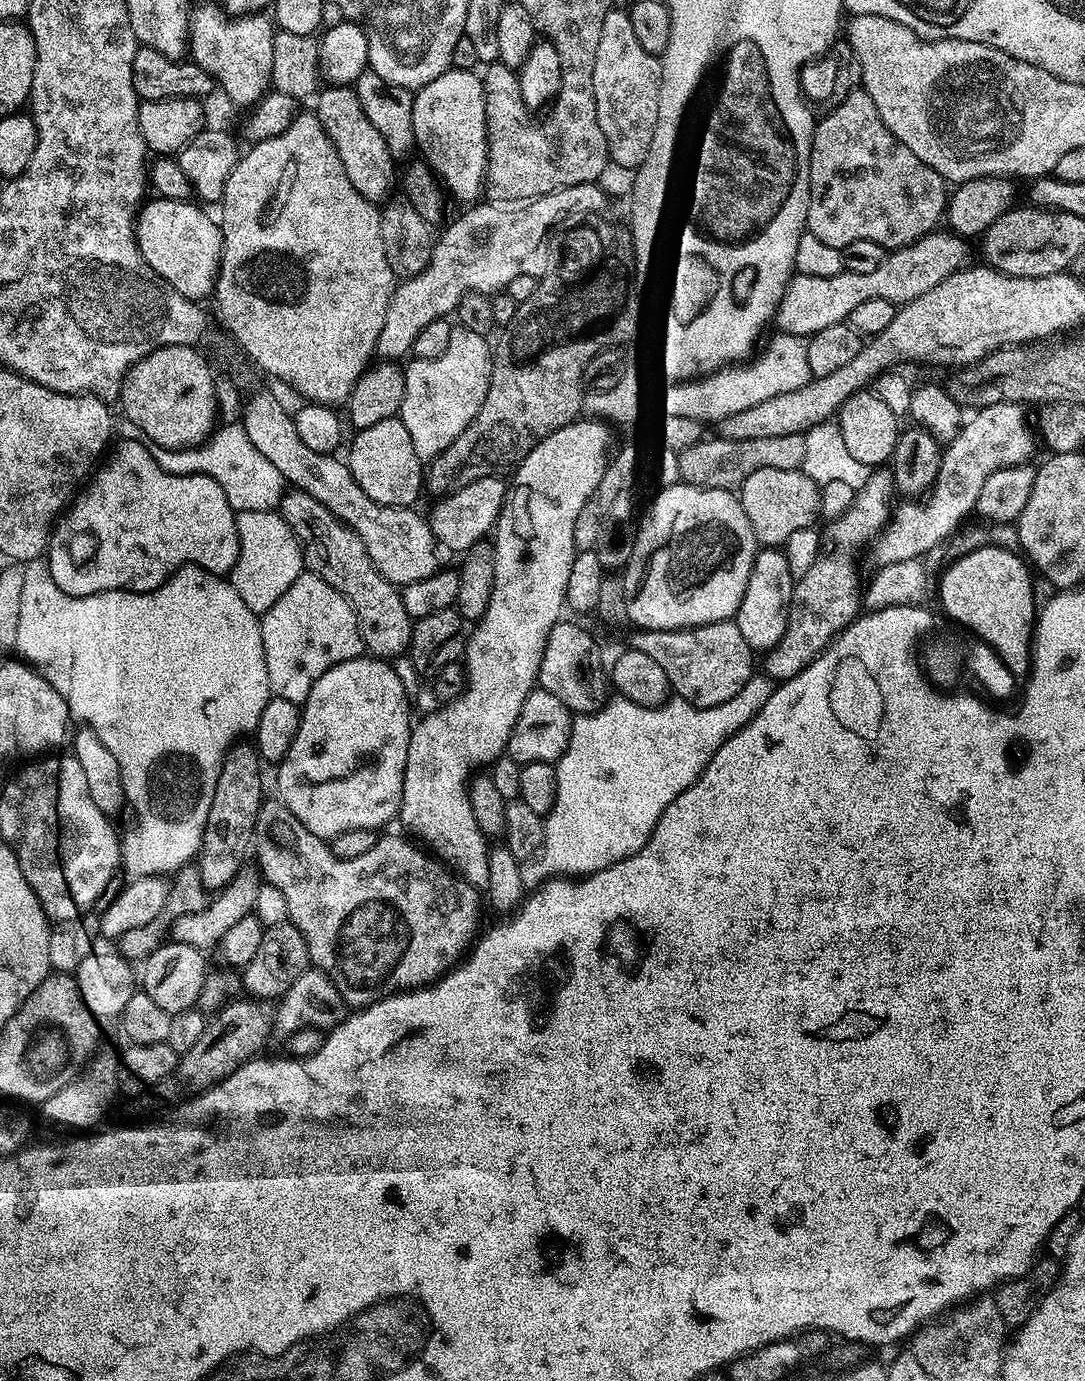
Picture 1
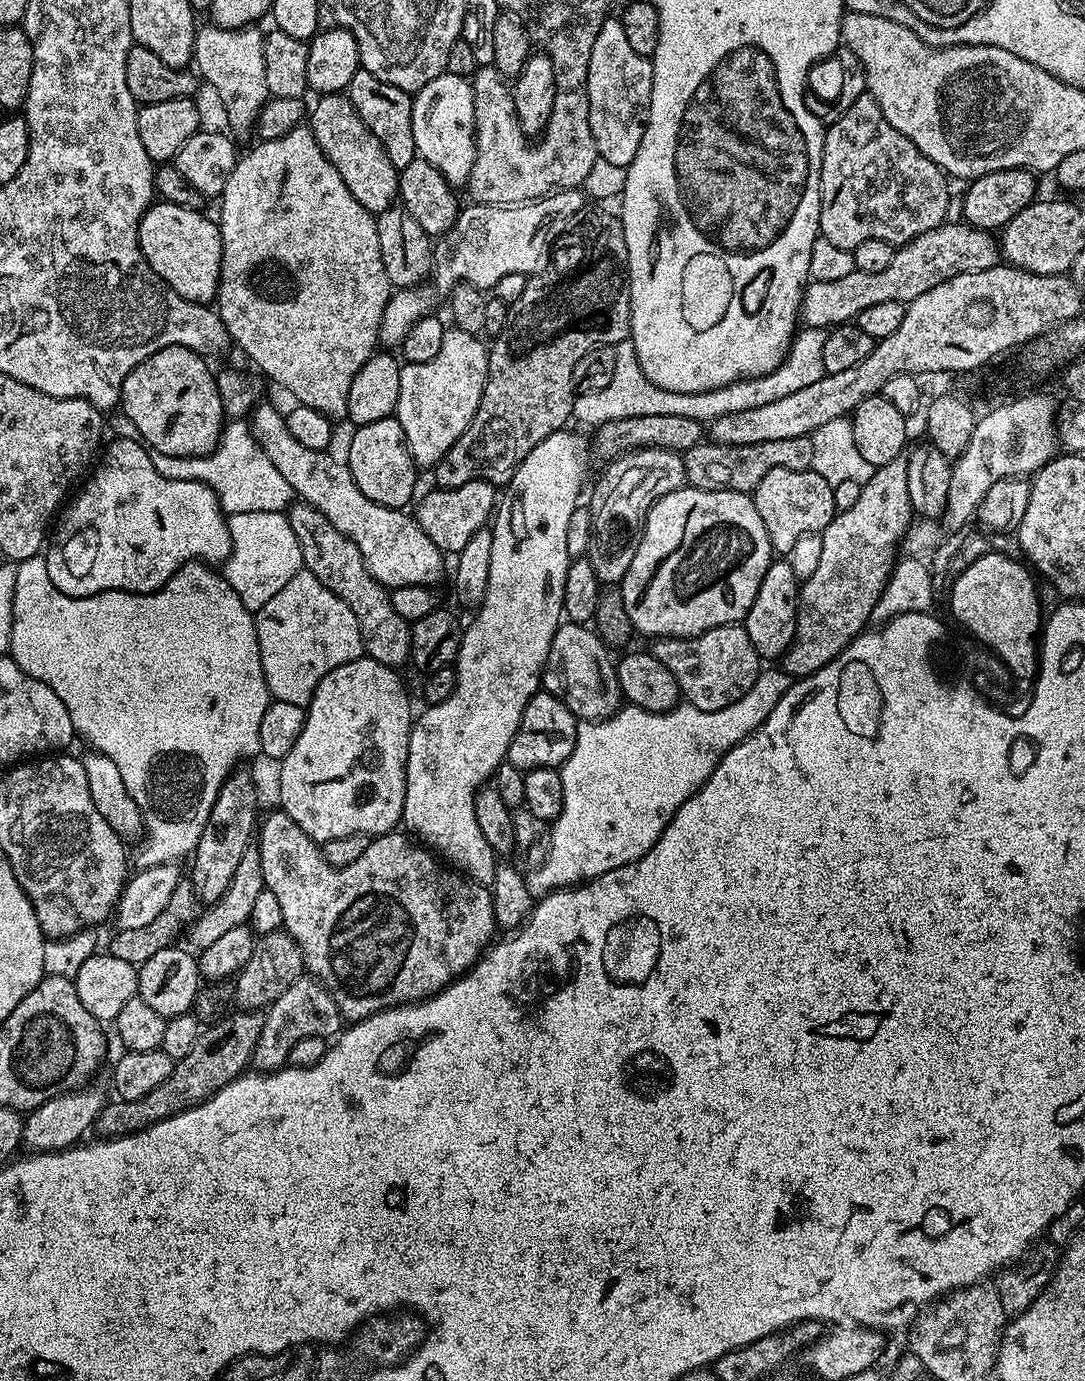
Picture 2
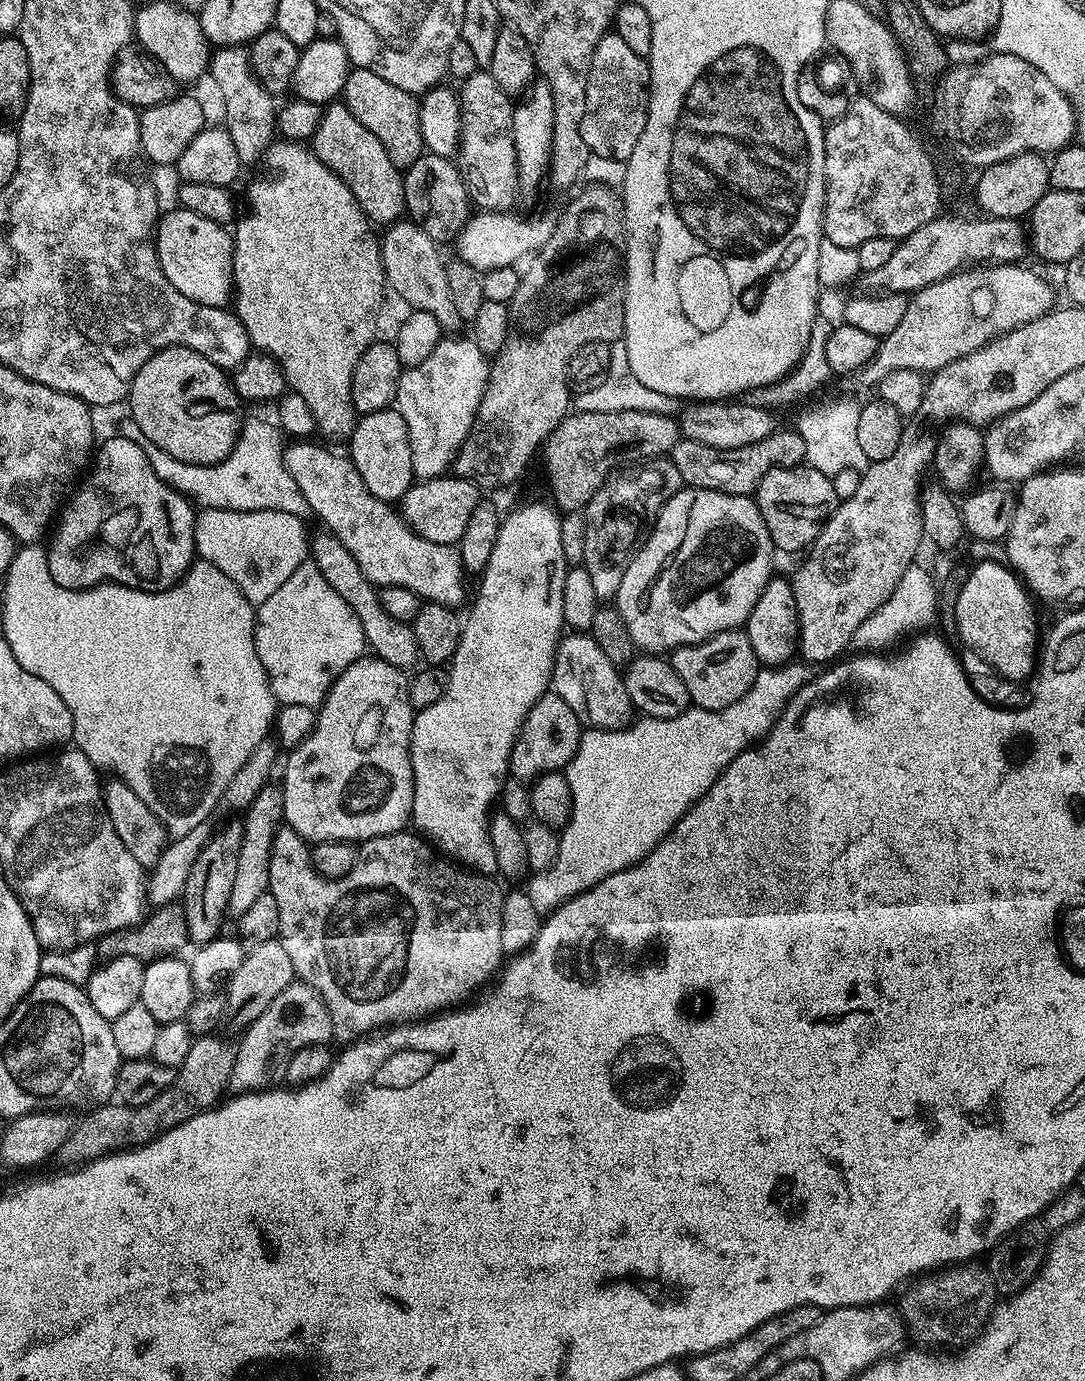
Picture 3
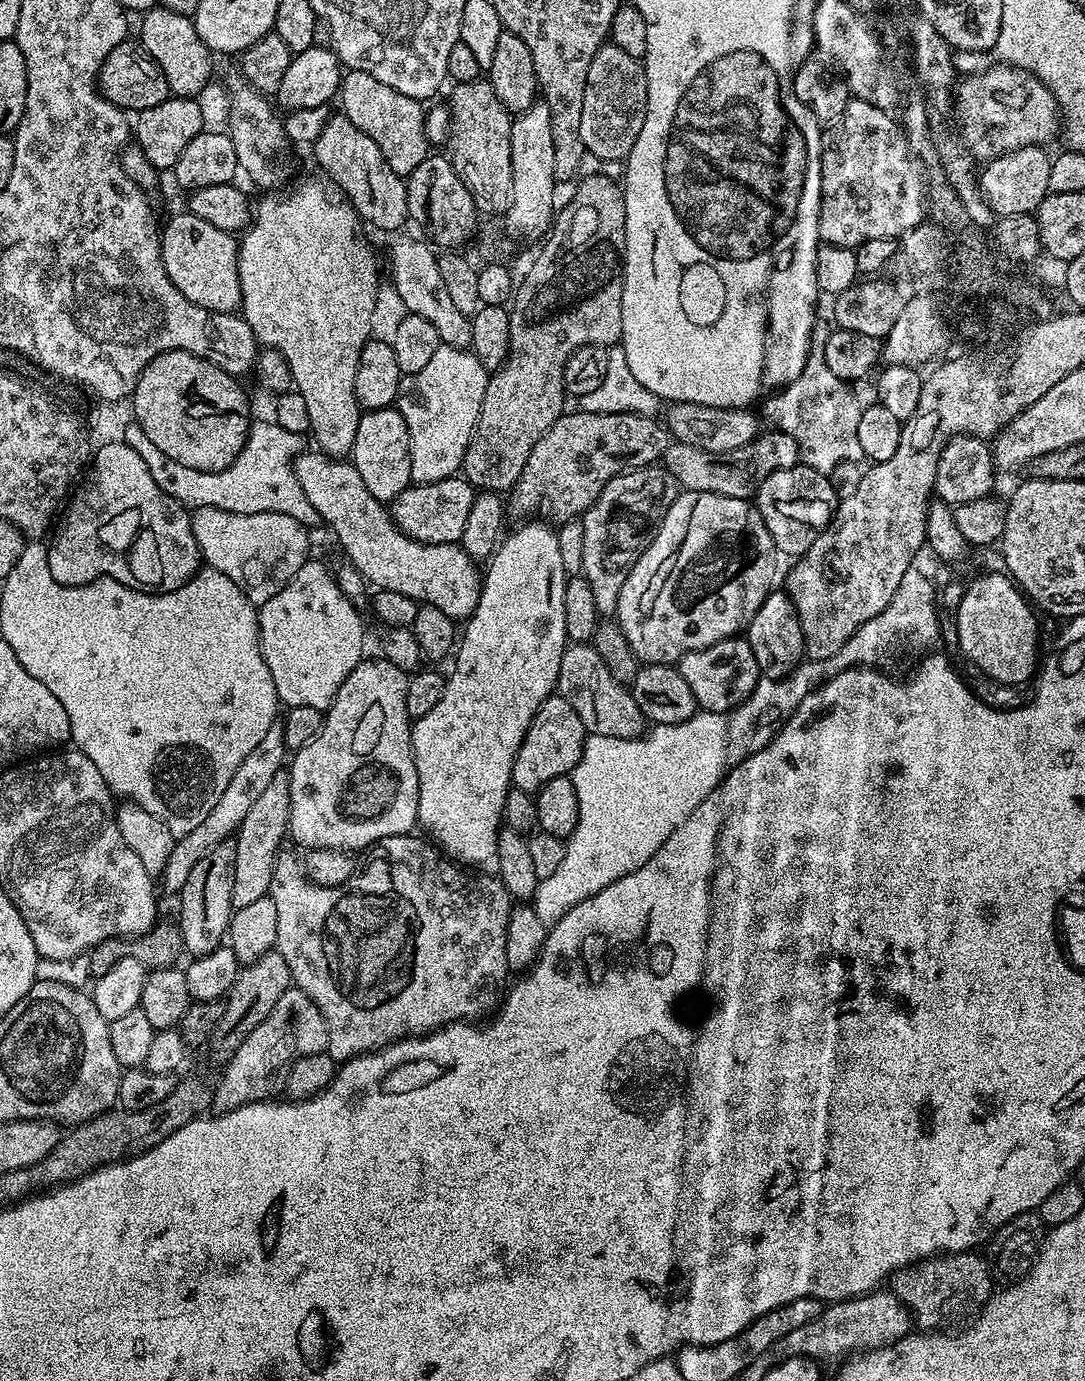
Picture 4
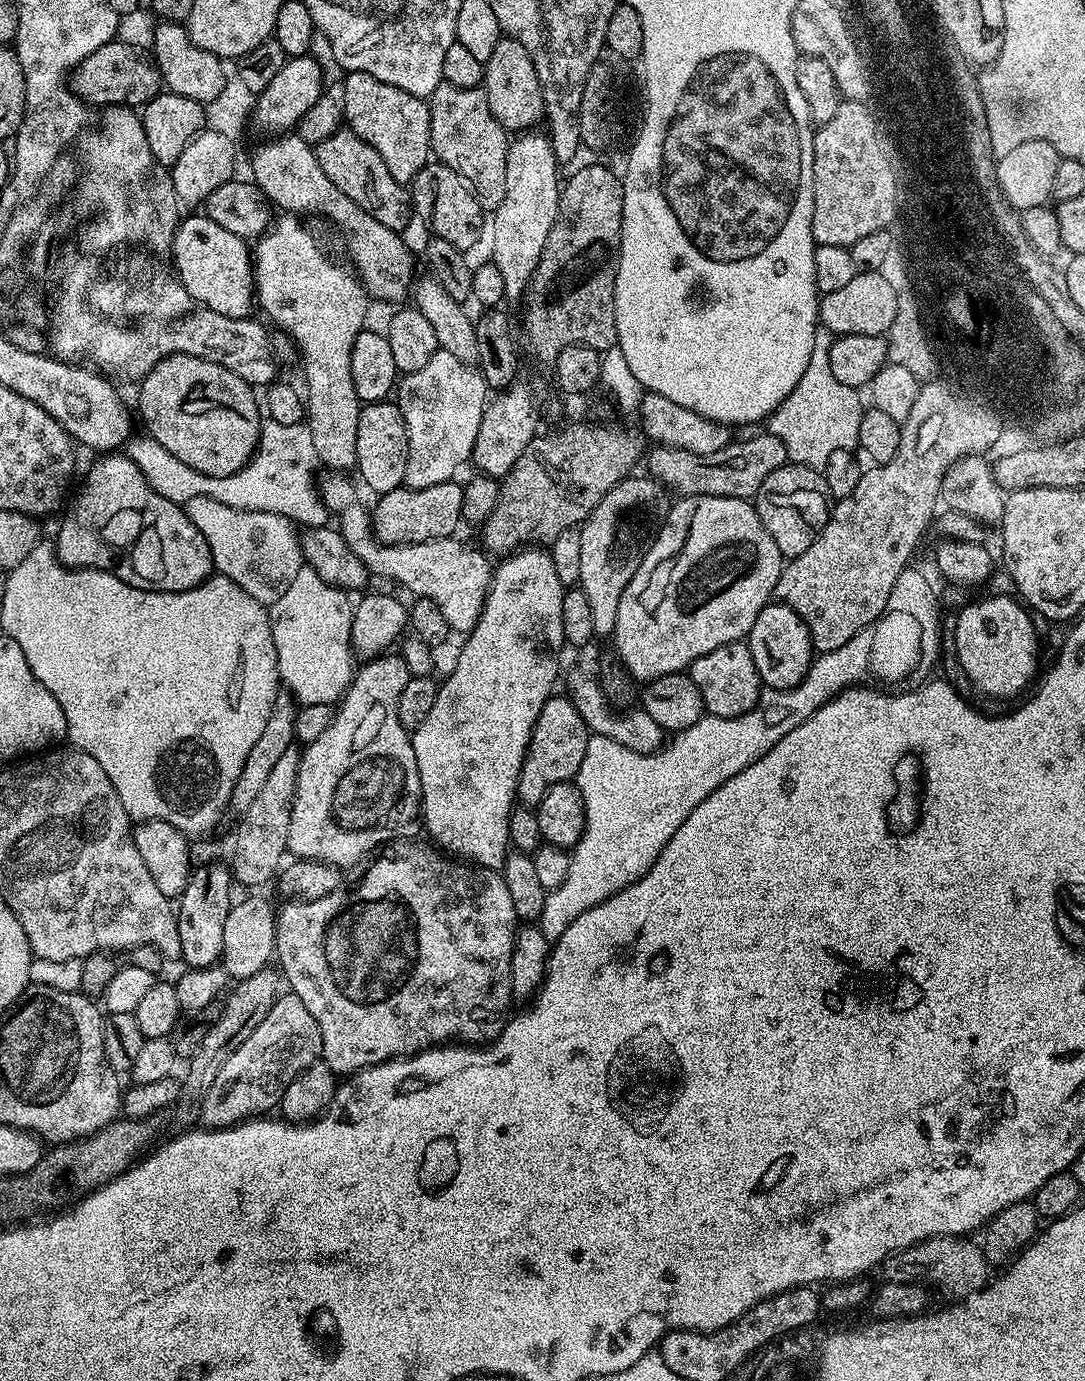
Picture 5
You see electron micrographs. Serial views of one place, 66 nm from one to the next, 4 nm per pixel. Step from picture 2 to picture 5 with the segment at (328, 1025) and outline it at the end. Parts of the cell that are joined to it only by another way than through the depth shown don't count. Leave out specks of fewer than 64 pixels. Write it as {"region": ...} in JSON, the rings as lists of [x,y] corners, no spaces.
{"region":[[[291,990],[285,991],[276,997],[274,1006],[270,1006],[270,1014],[266,1014],[266,1018],[262,1018],[258,1026],[254,1026],[250,1038],[246,1038],[246,1042],[242,1042],[242,1046],[238,1046],[238,1050],[234,1050],[230,1058],[226,1058],[226,1062],[222,1062],[222,1070],[218,1070],[210,1090],[206,1090],[204,1095],[199,1123],[208,1130],[232,1128],[235,1124],[271,1113],[268,1112],[271,1108],[272,1111],[279,1109],[282,1094],[286,1094],[286,1086],[290,1086],[298,1073],[306,1070],[306,1066],[317,1063],[323,1055],[322,1030],[318,1030],[314,1014],[306,1010],[302,998],[298,998]]]}

